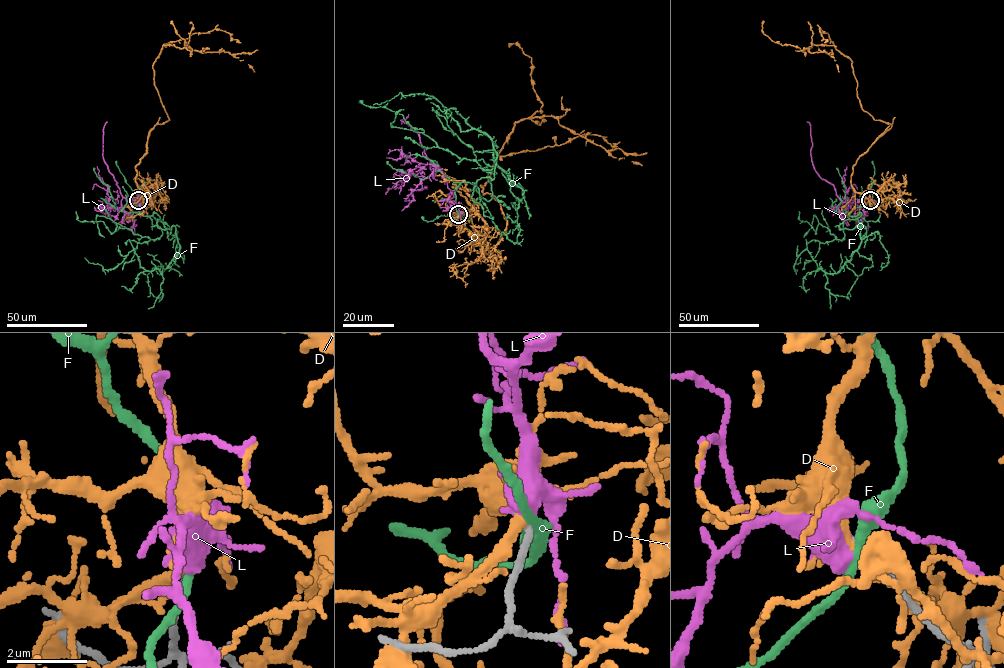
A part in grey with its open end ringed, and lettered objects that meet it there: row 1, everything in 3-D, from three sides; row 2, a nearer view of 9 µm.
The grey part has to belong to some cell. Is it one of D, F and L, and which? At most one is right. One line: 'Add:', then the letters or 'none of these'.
Add: L

